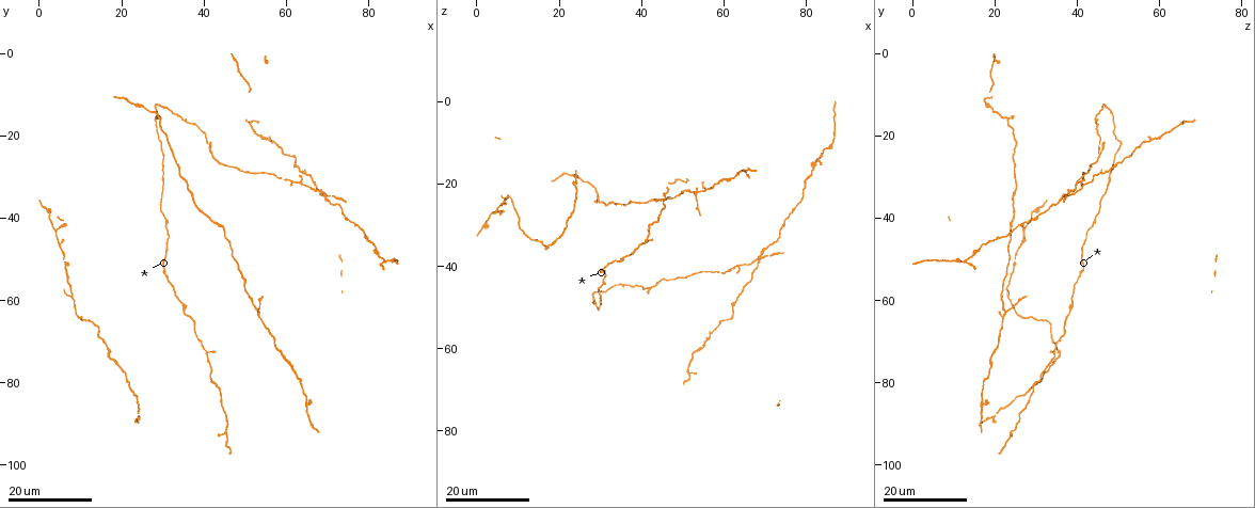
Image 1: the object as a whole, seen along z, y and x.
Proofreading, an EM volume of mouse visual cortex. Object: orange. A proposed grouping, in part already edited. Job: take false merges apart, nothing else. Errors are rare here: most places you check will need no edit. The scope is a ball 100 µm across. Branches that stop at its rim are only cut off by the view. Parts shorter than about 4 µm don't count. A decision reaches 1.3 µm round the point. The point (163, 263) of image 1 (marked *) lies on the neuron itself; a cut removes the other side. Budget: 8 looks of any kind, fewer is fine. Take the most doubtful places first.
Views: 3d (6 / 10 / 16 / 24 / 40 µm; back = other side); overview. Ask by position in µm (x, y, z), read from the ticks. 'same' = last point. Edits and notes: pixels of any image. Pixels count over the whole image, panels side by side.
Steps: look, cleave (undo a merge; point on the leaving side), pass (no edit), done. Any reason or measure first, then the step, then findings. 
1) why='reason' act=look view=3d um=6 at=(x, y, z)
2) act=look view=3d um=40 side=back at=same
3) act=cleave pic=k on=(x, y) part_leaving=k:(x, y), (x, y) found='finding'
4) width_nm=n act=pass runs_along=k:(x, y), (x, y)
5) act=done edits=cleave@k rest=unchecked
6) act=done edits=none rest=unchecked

why='three-way junction' act=look view=3d um=24 at=(53.5, 63.5, 22.5)

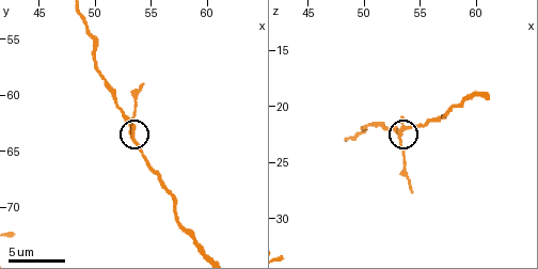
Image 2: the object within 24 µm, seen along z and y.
act=look view=3d um=6 at=same

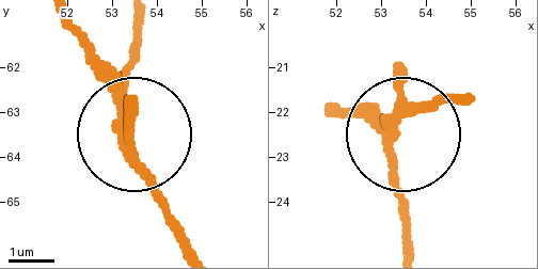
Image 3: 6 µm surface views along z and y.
arms=3 act=pass found='continuous, no second neuron'

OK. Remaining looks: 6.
why='four or more arms meet' act=look view=3d um=16 at=(69.0, 34.5, 38.5)

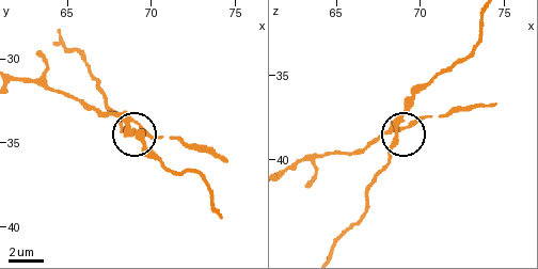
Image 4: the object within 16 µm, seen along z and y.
act=look view=3d um=10 at=(68.6, 34.3, 38.0)

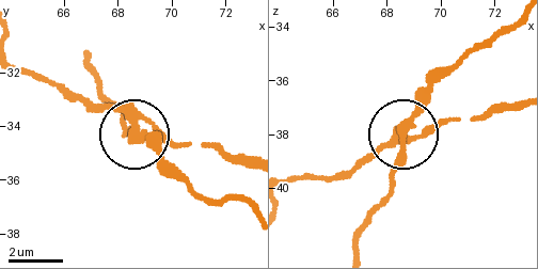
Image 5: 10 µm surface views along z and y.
arms=4 act=cleave pic=5 on=(422, 109) found='two neurons meet here'

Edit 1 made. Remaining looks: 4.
why='branch point' act=look view=3d um=16 at=(4.0, 43.5, 27.0)

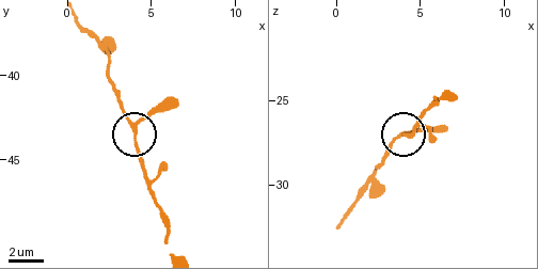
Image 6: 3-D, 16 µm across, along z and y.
why='closer look' act=look view=3d um=10 at=same

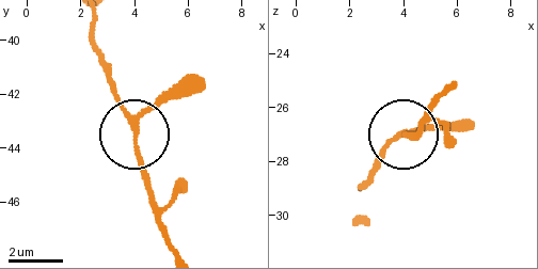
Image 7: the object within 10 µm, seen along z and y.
arms=3 act=pass runs_along=7:(449, 88), (374, 163) found='all the same neuron'

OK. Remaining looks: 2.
why='three-way junction' act=look view=3d um=16 at=(41.0, 73.0, 34.5)

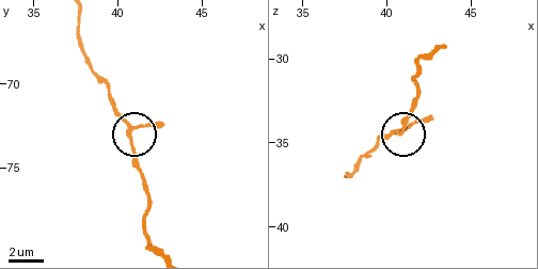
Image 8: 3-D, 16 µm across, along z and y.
why='zoom in' act=look view=3d um=10 at=(40.8, 72.7, 34.4)

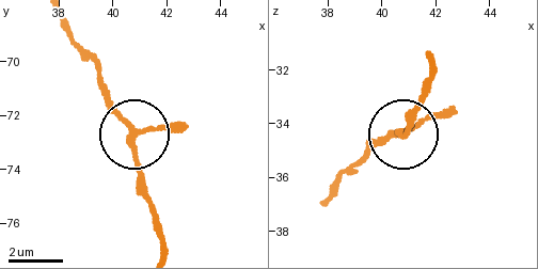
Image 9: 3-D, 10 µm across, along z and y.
arms=3 act=pass runs_along=9:(58, 17), (99, 73), (106, 107), (129, 135), (139, 194) found='one neuron here'

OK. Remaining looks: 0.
act=done edits=cleave@5 rest=unchecked

